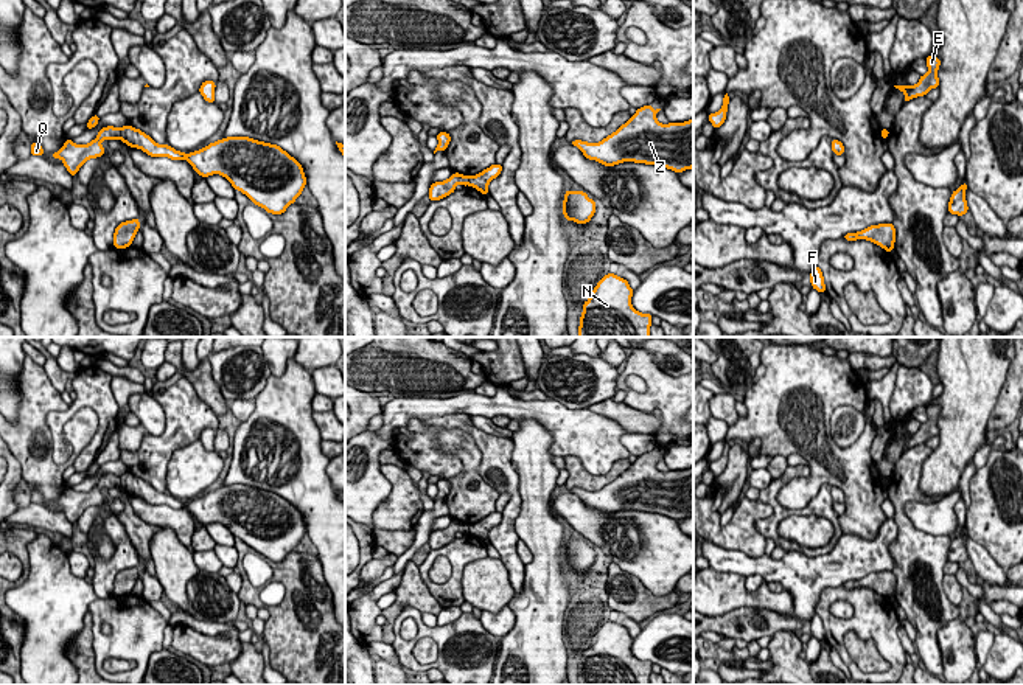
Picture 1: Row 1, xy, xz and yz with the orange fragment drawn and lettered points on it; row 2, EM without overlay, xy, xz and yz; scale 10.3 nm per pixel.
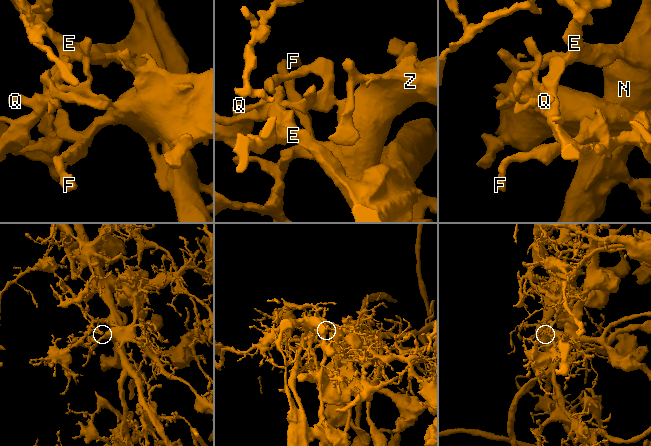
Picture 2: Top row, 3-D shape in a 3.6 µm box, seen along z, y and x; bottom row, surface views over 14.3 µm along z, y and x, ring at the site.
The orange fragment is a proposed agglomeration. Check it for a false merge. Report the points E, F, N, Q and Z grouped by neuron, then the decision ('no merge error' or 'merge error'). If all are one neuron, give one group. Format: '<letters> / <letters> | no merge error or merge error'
E N Q / F Z | merge error

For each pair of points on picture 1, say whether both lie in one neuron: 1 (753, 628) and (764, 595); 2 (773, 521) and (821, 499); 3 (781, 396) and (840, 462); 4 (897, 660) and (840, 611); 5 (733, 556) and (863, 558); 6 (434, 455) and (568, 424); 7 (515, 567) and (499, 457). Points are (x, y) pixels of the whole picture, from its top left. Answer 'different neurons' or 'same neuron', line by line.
1: different neurons
2: same neuron
3: same neuron
4: different neurons
5: same neuron
6: different neurons
7: same neuron

